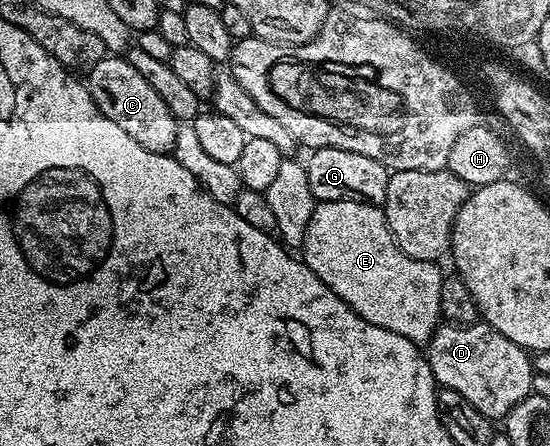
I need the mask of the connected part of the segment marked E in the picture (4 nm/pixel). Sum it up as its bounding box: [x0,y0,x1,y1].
[300,201,443,347]

